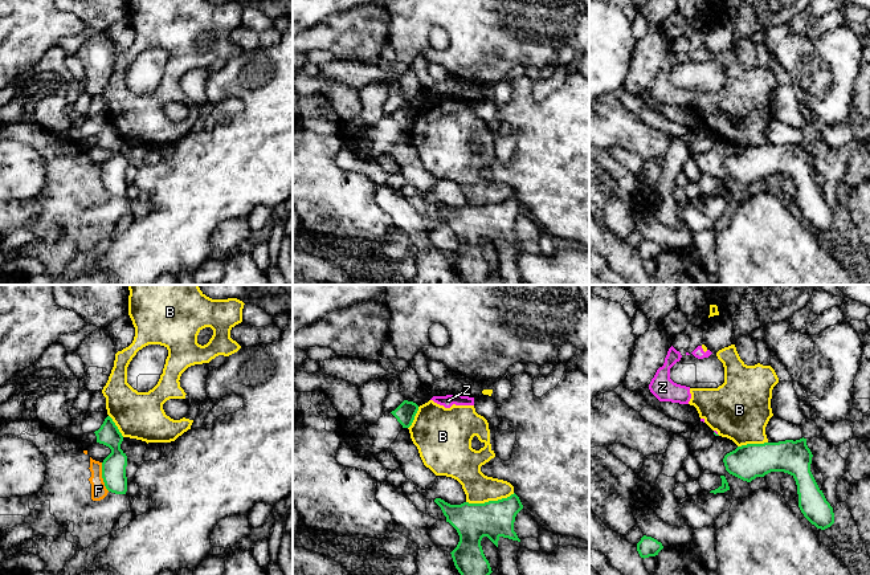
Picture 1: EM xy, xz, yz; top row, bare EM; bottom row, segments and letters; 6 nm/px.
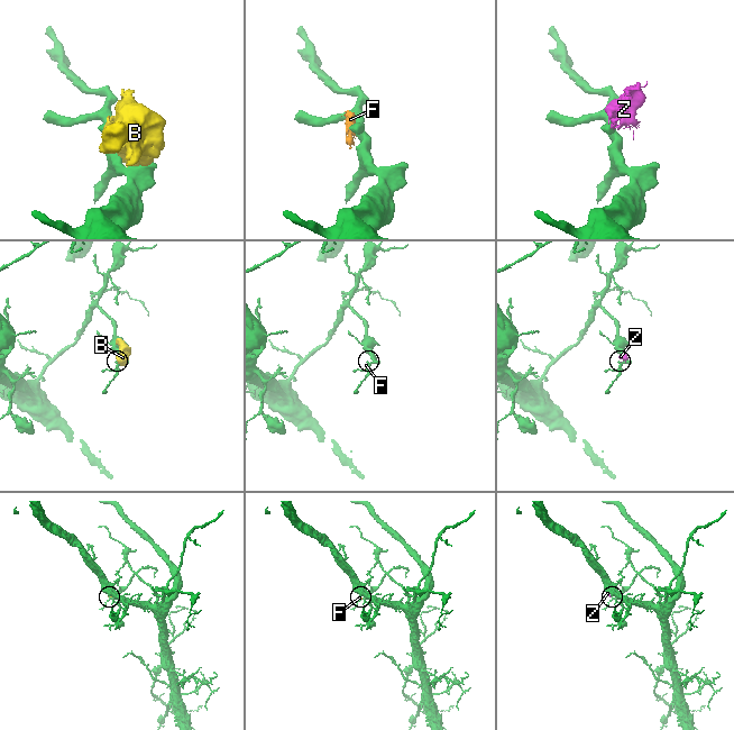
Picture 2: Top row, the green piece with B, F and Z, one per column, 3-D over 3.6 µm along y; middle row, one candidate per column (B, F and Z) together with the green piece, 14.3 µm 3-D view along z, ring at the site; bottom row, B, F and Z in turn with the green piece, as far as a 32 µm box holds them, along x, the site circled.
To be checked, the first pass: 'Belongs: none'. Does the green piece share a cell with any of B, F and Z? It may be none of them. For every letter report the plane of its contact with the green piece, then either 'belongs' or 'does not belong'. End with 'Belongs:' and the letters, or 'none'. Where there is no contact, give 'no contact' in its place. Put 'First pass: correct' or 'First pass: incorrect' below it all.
B: xz | does not belong
F: xy | does not belong
Z: yz | does not belong
Belongs: none
First pass: correct

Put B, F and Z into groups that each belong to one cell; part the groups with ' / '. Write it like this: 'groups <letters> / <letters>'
groups B Z / F

